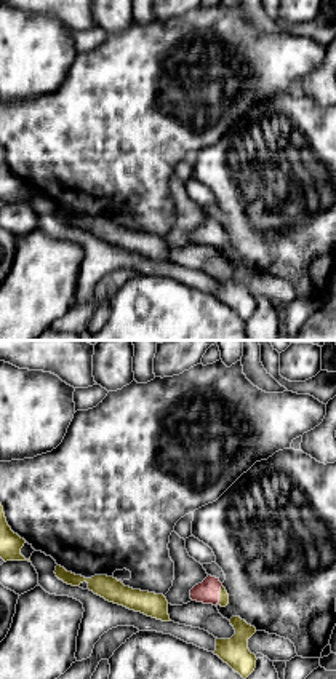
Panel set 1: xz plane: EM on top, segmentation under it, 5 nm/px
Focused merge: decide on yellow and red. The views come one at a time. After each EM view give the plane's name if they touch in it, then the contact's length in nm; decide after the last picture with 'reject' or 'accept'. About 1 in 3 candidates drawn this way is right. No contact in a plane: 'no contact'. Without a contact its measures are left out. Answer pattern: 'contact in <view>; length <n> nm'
contact in xz; length 100 nm

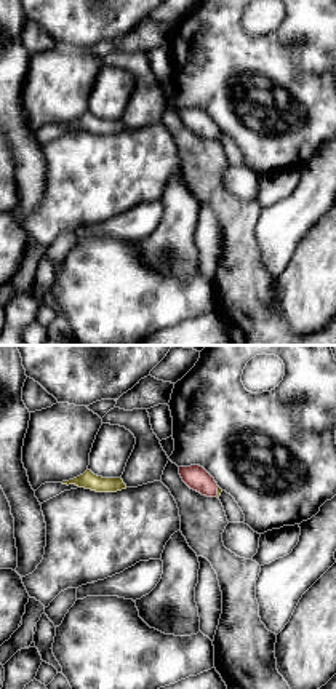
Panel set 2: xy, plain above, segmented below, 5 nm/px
contact in xy; length 60 nm

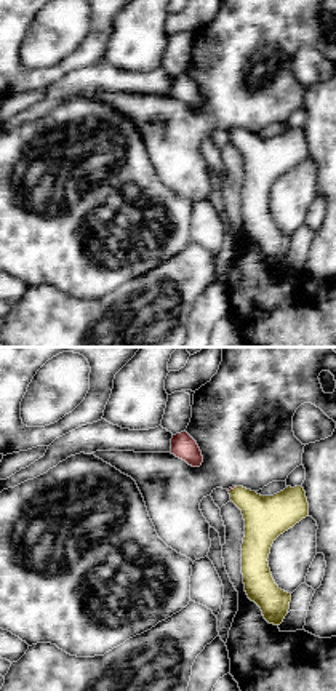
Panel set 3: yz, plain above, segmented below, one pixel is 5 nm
contact in yz; length 50 nm

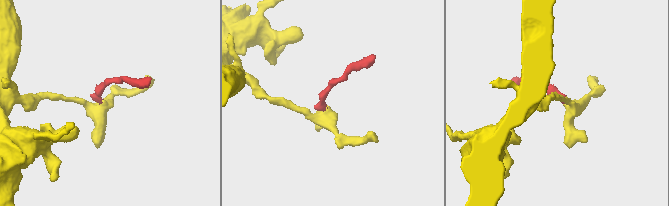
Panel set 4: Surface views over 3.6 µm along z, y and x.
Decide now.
accept

